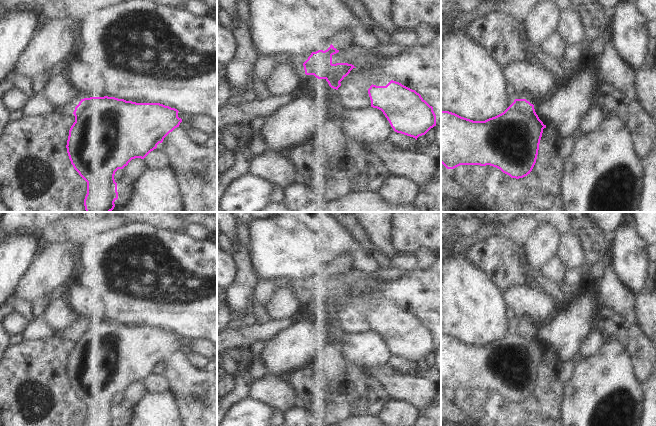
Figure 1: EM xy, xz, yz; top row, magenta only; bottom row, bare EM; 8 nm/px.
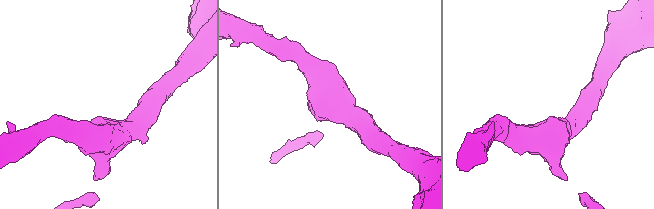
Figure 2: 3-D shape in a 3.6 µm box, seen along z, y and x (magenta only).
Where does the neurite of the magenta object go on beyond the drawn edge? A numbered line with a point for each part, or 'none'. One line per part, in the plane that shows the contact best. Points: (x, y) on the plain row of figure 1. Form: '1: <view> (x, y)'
none

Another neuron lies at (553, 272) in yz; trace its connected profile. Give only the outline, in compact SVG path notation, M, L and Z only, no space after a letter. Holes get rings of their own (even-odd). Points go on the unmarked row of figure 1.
M558 256L548 260L539 270L542 280L551 289L566 291L573 285L573 277Z

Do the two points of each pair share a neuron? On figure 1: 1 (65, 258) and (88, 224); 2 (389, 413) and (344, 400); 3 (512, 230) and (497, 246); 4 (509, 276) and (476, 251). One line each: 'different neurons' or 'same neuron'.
1: different neurons
2: different neurons
3: different neurons
4: same neuron

